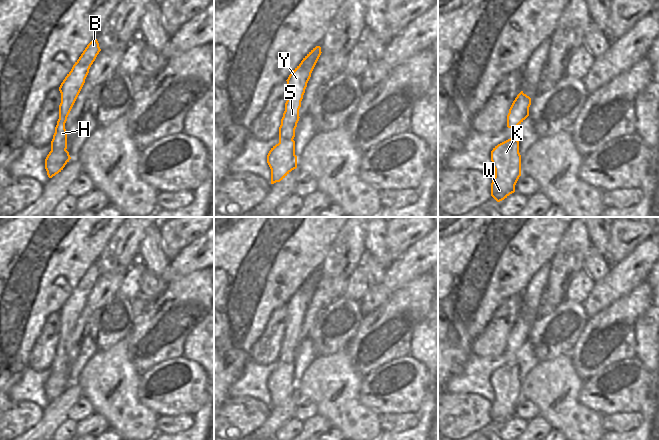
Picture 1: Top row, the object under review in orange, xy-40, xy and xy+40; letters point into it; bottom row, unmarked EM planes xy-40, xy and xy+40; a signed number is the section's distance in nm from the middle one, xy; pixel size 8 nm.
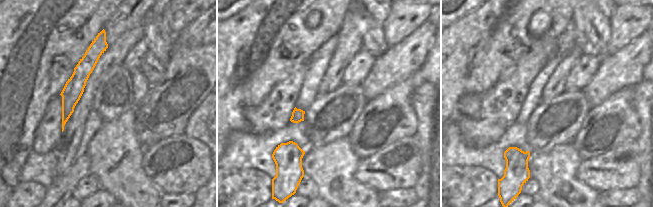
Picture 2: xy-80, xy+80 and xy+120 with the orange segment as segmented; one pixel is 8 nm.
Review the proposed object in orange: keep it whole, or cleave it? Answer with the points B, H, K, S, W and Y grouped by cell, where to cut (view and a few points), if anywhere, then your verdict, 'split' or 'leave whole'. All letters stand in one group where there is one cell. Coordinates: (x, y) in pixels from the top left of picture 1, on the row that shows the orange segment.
B H K S W Y | no cut | leave whole

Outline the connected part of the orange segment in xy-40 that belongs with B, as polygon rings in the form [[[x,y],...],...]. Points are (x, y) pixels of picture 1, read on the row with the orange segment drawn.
[[[97,39],[92,40],[59,87],[61,93],[59,119],[51,141],[51,151],[45,159],[45,169],[49,178],[61,172],[71,159],[69,152],[66,150],[67,131],[65,129],[65,123],[85,83],[89,69],[100,51],[101,49]]]

